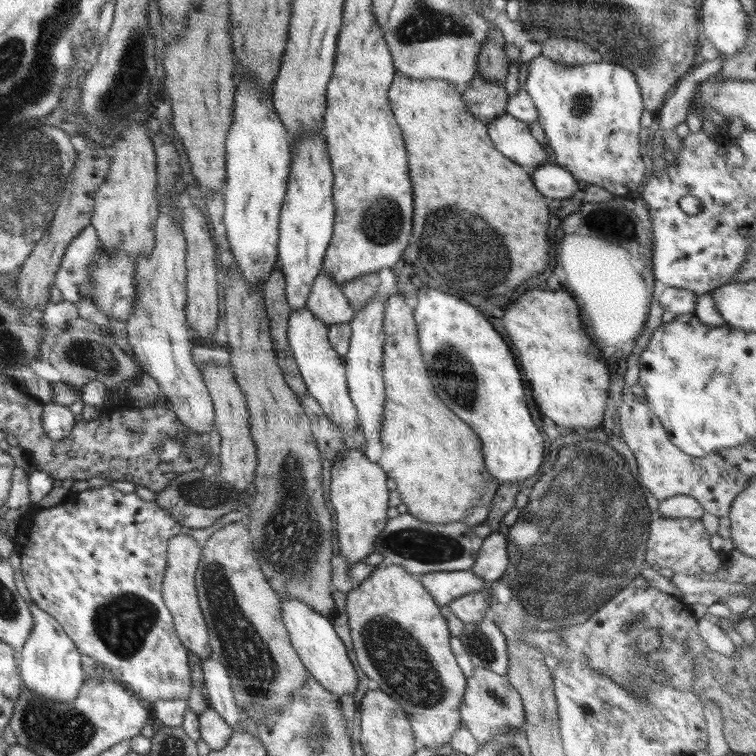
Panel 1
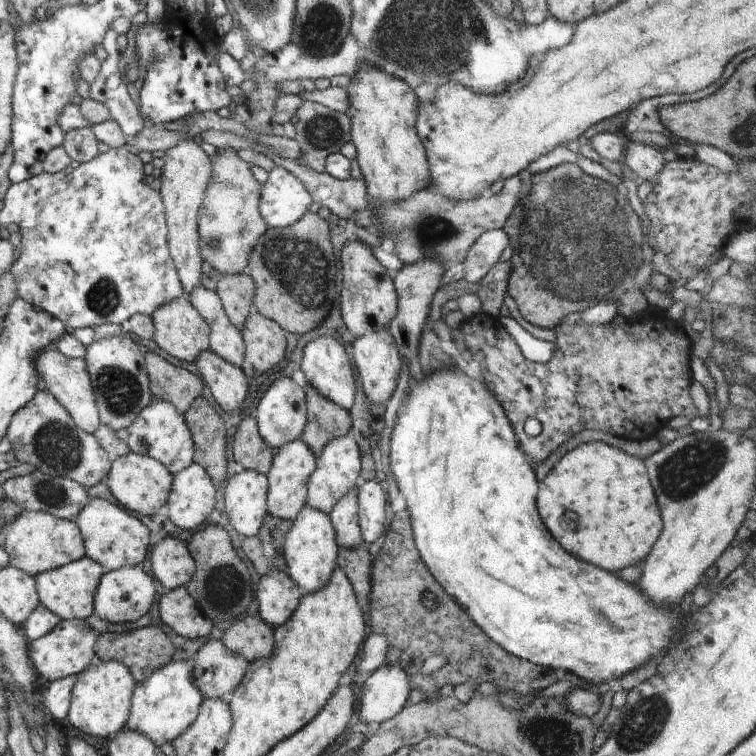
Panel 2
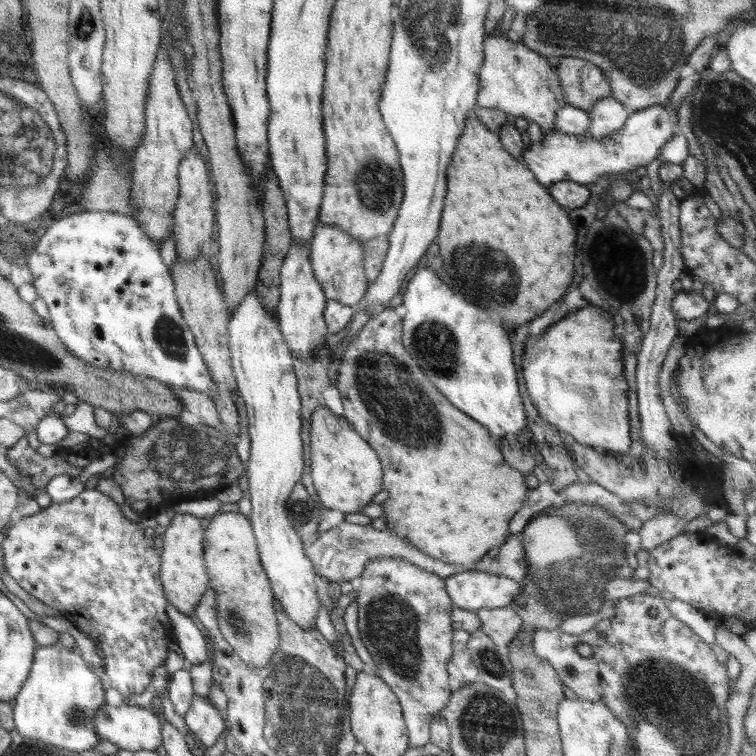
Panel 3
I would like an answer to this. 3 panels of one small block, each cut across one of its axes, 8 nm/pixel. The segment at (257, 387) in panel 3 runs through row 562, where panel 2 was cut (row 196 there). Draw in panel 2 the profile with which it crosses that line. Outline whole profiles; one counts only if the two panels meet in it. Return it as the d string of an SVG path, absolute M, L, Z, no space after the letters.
M274 166L268 172L268 178L264 184L261 184L261 198L259 212L267 227L285 228L298 222L304 214L309 213L308 207L313 203L312 196L304 184L295 178L284 166Z

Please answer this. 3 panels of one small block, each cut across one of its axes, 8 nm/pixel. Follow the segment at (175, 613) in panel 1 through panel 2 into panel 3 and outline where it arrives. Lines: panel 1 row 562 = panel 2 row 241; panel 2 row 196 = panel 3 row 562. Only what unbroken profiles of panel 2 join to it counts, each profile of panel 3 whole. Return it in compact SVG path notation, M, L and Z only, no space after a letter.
M174 513L170 525L163 533L164 542L161 553L160 581L165 599L176 608L176 611L191 616L209 589L209 577L204 565L203 550L206 521L188 513Z

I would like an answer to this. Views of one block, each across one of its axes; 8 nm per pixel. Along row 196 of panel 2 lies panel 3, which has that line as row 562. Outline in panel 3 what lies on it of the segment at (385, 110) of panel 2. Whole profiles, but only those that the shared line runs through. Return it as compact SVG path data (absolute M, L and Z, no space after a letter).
M389 556L375 558L366 564L362 575L357 579L358 630L362 643L372 656L377 675L395 692L405 720L410 747L421 747L430 743L430 725L434 716L446 707L453 684L447 671L451 659L452 629L451 613L456 608L446 593L446 582L440 576L424 571L421 567L406 561L405 558Z

